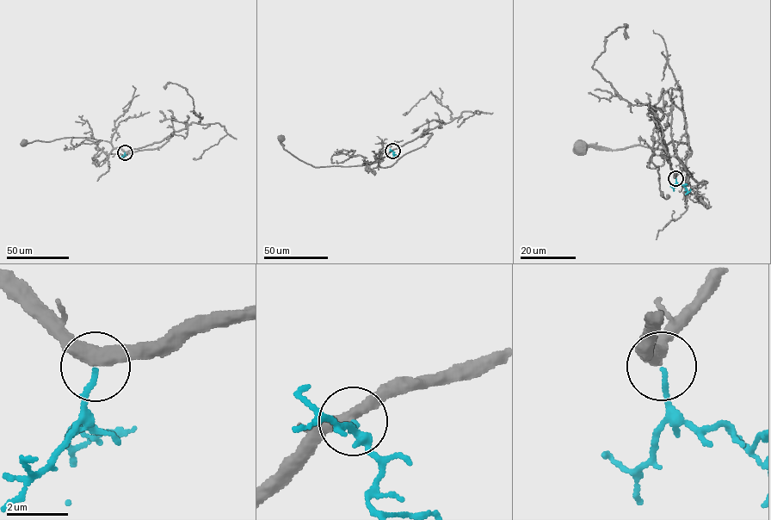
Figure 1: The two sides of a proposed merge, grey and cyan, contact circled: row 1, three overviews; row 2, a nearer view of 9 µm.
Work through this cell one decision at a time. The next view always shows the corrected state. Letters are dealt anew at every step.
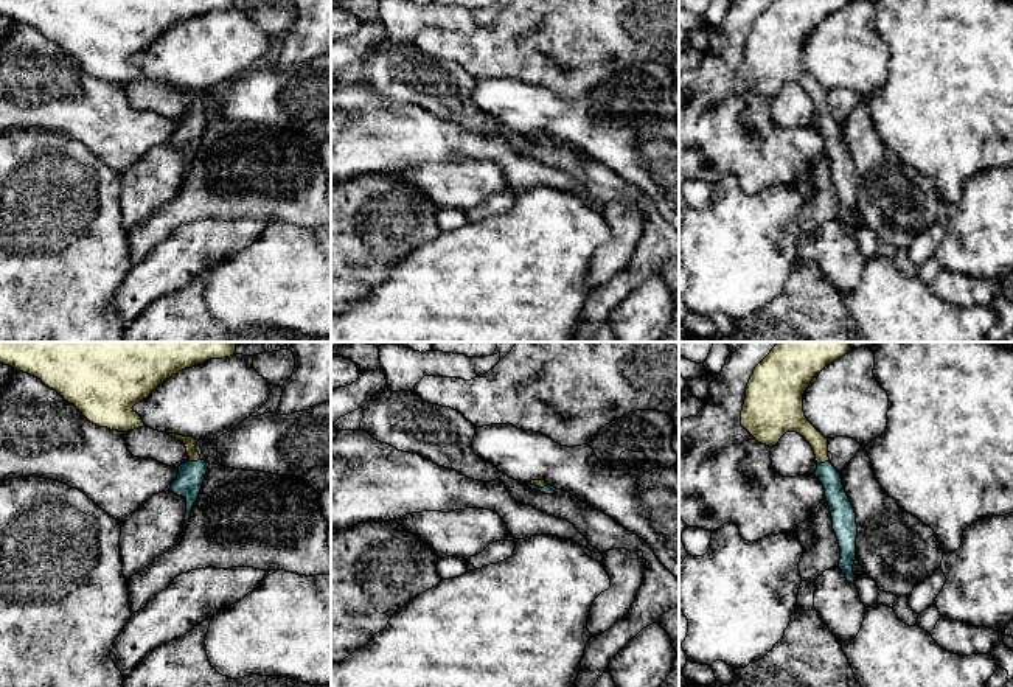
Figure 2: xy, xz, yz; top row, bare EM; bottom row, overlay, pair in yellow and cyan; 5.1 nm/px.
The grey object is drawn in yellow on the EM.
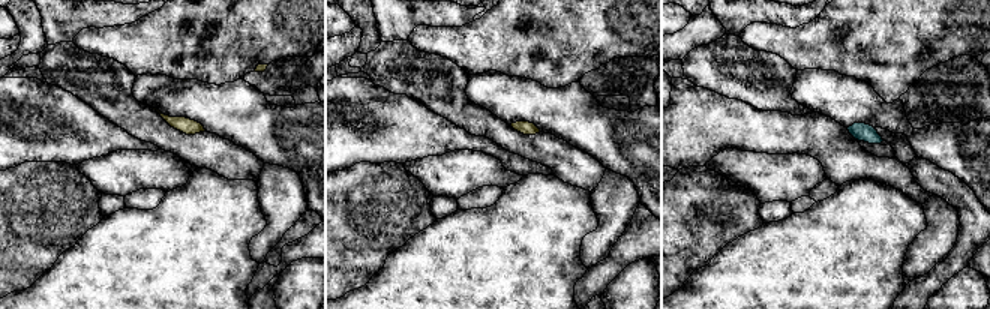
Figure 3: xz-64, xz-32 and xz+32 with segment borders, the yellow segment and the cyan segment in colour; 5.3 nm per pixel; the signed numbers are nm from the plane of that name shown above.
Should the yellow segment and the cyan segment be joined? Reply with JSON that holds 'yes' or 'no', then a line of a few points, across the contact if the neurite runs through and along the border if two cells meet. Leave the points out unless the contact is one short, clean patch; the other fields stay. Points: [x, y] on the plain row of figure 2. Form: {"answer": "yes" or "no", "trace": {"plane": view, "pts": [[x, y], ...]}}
{"answer": "yes", "trace": {"plane": "xy", "pts": [[190, 95], [194, 112], [194, 123], [188, 136]]}}

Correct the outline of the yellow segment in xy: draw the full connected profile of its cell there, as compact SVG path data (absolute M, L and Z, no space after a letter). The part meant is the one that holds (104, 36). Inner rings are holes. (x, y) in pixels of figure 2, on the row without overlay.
M0 0L0 16L56 42L90 75L110 82L143 79L132 61L172 26L236 0Z

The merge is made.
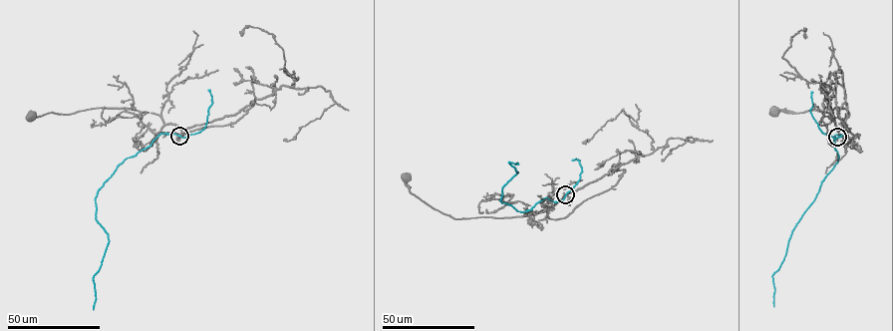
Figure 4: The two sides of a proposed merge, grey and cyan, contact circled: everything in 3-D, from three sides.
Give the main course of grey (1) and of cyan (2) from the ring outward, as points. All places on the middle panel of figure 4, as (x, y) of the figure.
1: (566, 194), (550, 208), (527, 210), (523, 216), (456, 219), (413, 194), (405, 176)
2: (566, 194), (557, 201), (543, 198), (523, 211), (501, 202), (503, 186), (517, 172), (508, 162), (518, 165)

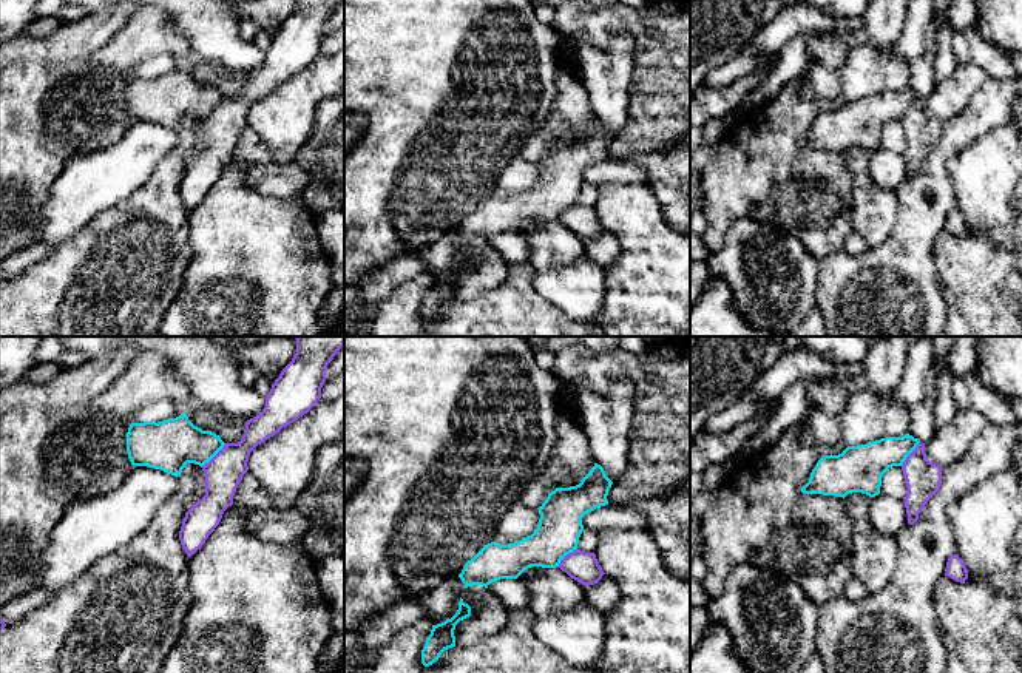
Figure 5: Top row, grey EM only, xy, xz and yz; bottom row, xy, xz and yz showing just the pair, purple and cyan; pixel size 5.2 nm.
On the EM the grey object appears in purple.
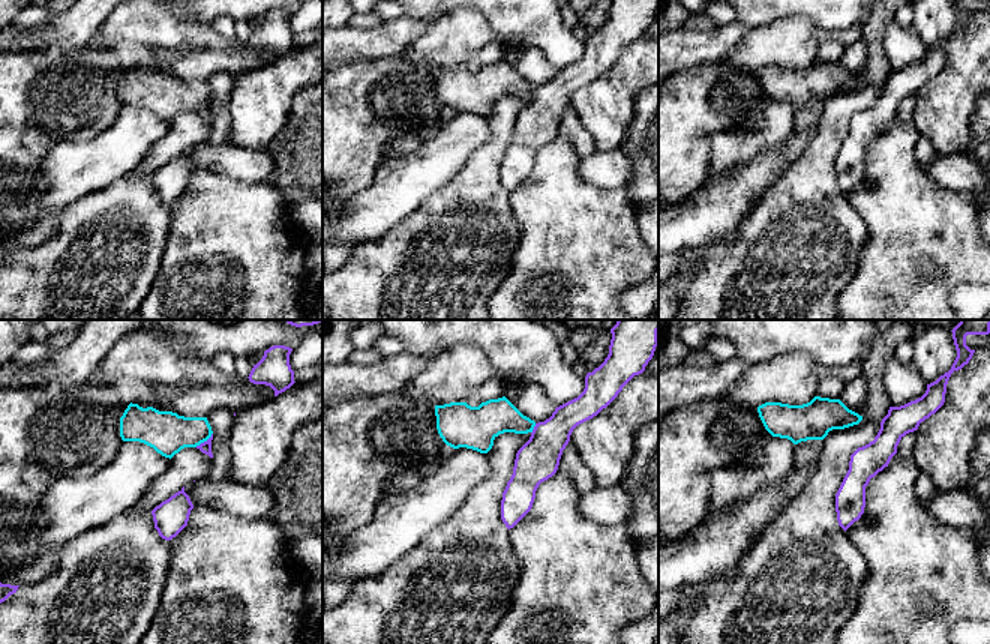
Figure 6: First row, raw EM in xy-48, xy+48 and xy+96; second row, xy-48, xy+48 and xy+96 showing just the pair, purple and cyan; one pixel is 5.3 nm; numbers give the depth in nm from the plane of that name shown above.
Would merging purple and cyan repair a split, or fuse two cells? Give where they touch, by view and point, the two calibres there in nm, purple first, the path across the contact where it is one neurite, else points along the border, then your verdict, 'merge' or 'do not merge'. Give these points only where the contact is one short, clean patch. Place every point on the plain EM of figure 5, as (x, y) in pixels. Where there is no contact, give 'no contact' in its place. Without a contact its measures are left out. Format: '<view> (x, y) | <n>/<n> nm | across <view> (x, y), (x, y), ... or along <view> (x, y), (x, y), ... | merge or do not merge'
xy (215, 110) | 190/260 nm | along xy (226, 98), (201, 121) | do not merge

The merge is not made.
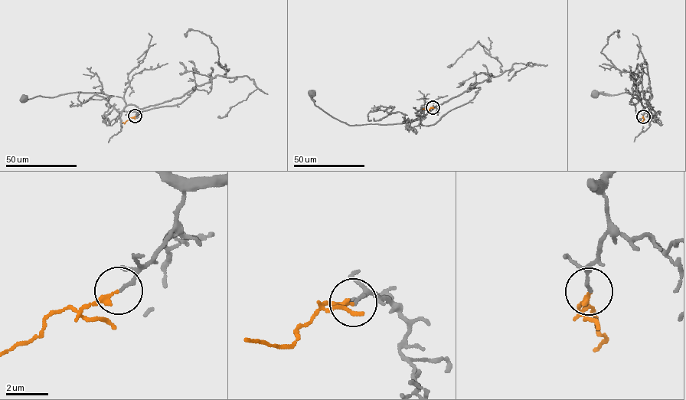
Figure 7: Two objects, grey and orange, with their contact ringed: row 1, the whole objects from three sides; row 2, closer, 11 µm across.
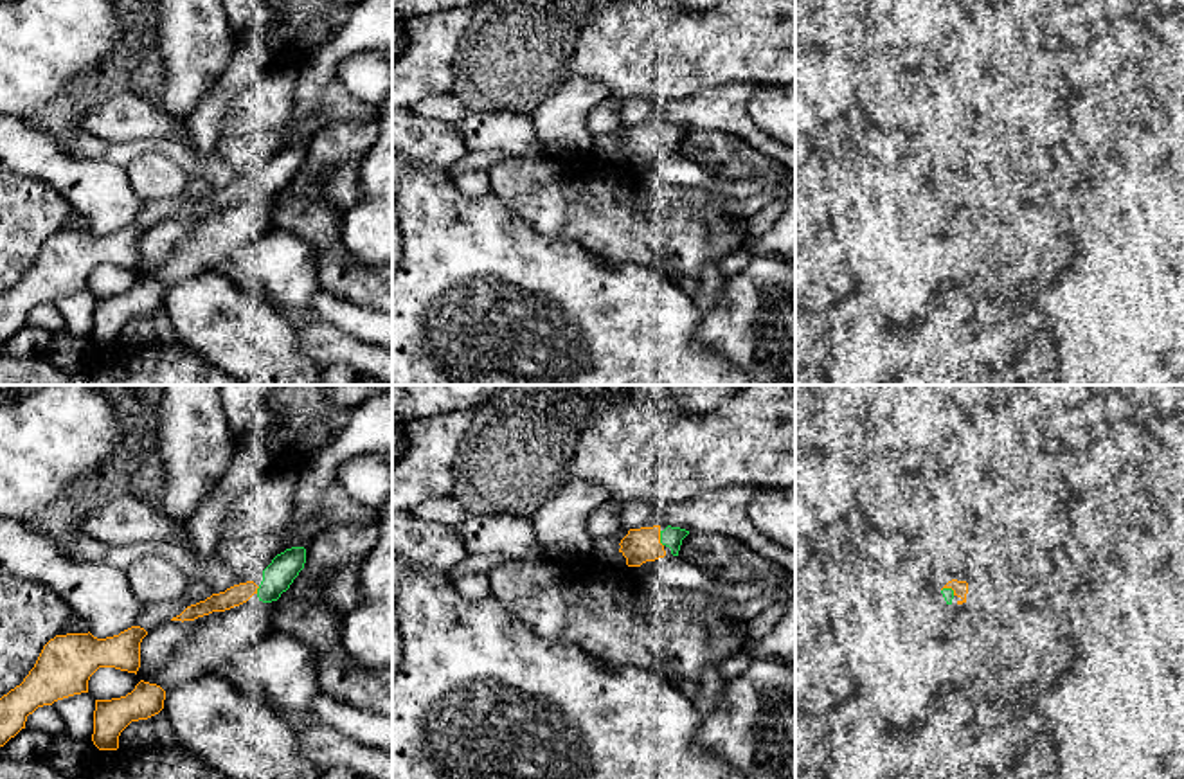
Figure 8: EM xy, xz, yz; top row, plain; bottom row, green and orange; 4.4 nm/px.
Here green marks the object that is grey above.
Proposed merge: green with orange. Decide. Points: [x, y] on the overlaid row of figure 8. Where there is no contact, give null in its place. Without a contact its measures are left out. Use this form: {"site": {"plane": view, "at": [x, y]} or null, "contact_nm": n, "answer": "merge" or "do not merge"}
{"site": {"plane": "xz", "at": [661, 538]}, "contact_nm": 70, "answer": "merge"}

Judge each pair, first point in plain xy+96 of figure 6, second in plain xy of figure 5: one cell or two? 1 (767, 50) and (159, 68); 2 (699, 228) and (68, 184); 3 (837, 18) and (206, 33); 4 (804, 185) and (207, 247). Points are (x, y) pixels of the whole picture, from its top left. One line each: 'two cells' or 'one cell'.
1: two cells
2: one cell
3: one cell
4: two cells

